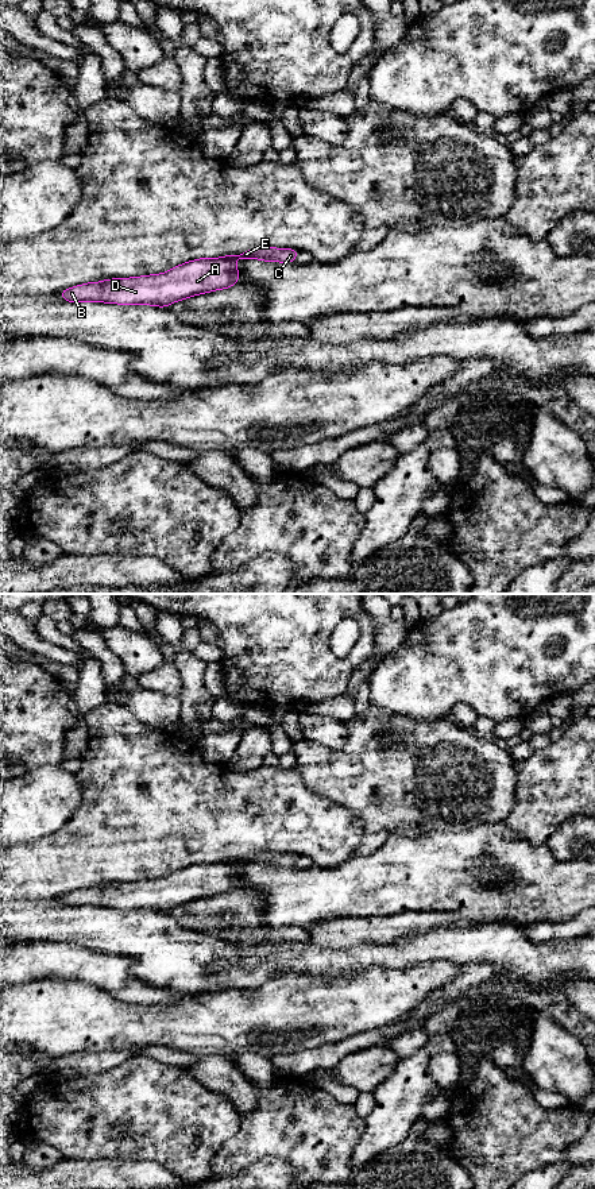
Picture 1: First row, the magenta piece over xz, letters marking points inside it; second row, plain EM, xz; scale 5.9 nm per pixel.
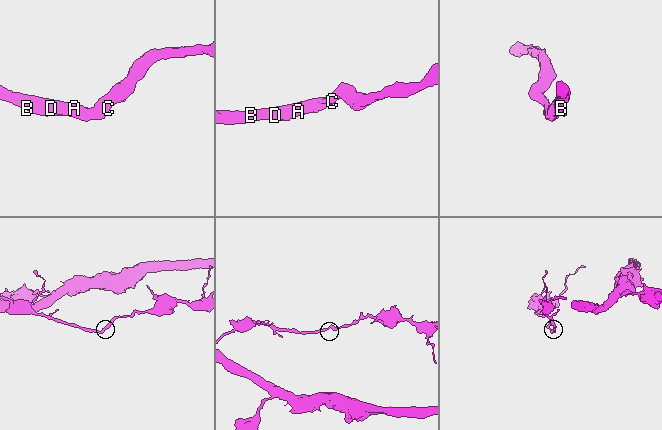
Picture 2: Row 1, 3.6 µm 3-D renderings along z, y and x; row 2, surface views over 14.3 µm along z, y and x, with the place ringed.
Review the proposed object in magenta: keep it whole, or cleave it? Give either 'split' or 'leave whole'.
leave whole

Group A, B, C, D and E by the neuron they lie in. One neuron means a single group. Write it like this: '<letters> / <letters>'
A B C D E

